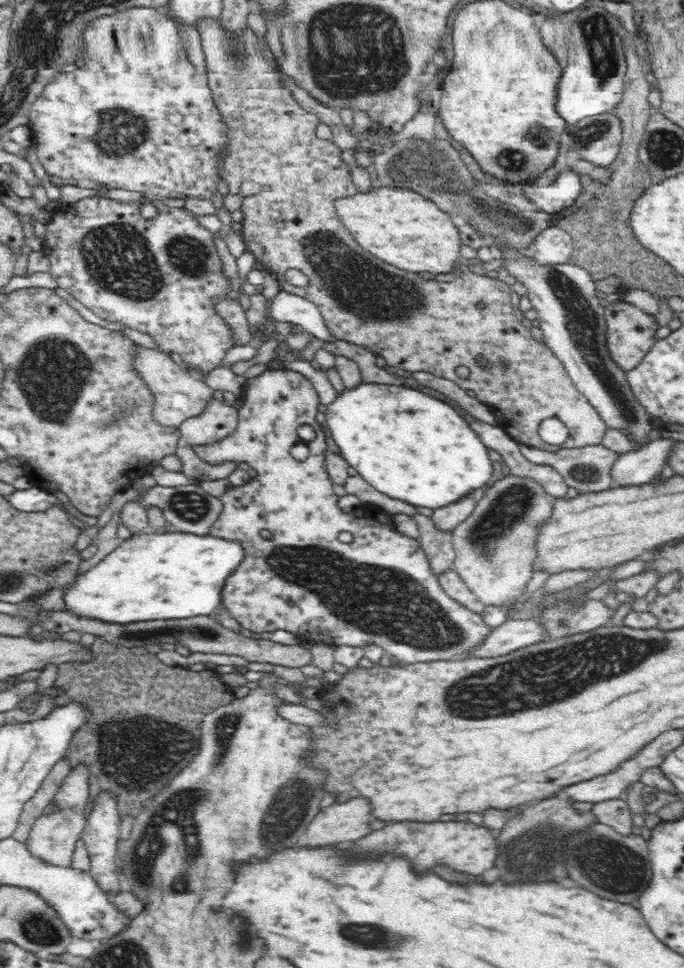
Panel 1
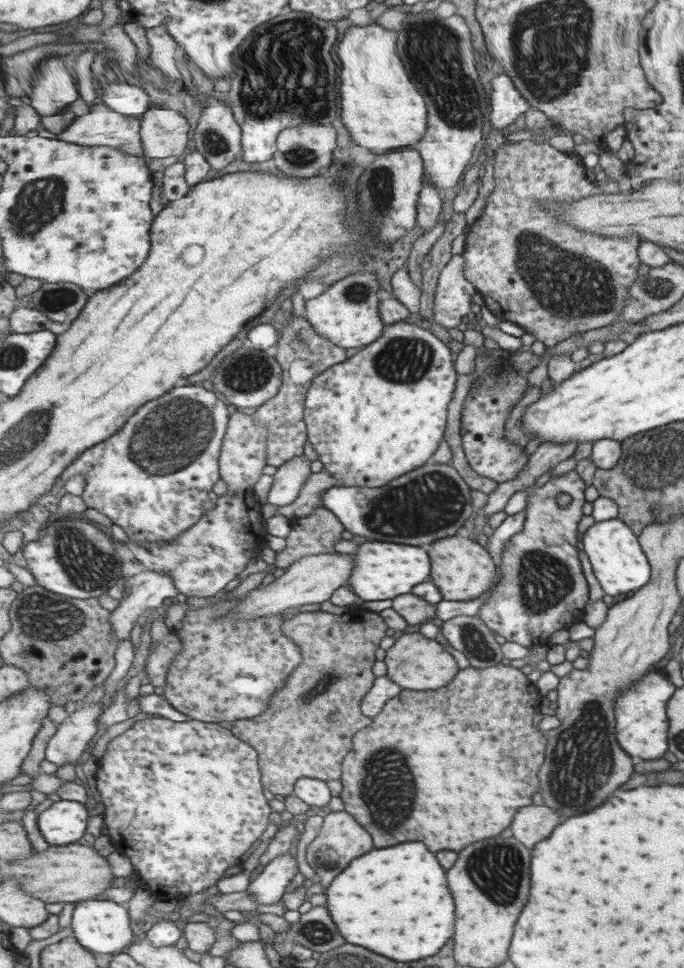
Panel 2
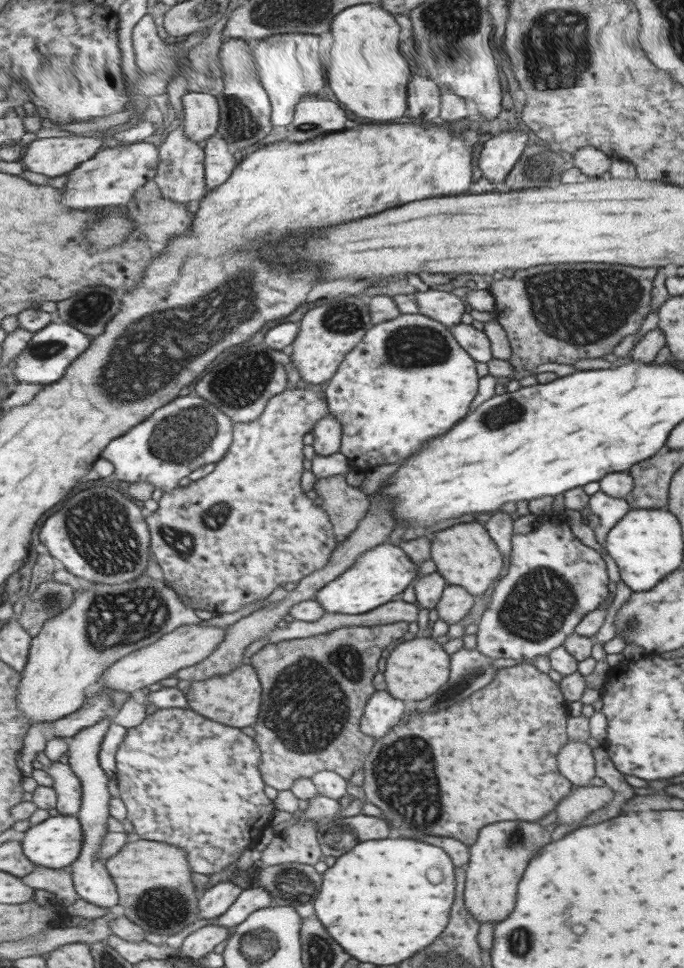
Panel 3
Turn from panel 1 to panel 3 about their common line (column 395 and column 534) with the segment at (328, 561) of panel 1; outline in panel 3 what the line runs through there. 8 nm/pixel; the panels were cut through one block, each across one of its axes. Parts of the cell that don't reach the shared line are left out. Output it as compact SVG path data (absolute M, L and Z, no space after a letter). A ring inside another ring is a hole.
M559 520L559 522L539 522L539 525L531 532L526 532L526 534L512 534L507 574L495 583L487 607L485 607L485 611L481 613L476 623L476 649L481 654L491 659L512 658L513 660L525 659L533 661L536 656L546 655L549 651L553 650L553 648L562 645L565 638L568 638L573 630L576 630L577 623L581 622L581 619L583 619L588 612L595 611L595 608L607 598L607 594L609 594L609 592L607 592L607 574L605 574L605 564L603 564L601 556L599 556L595 550L583 546L583 544L571 534L571 530L567 528L567 524L565 524L565 532L563 532L563 522L561 522L561 520Z

